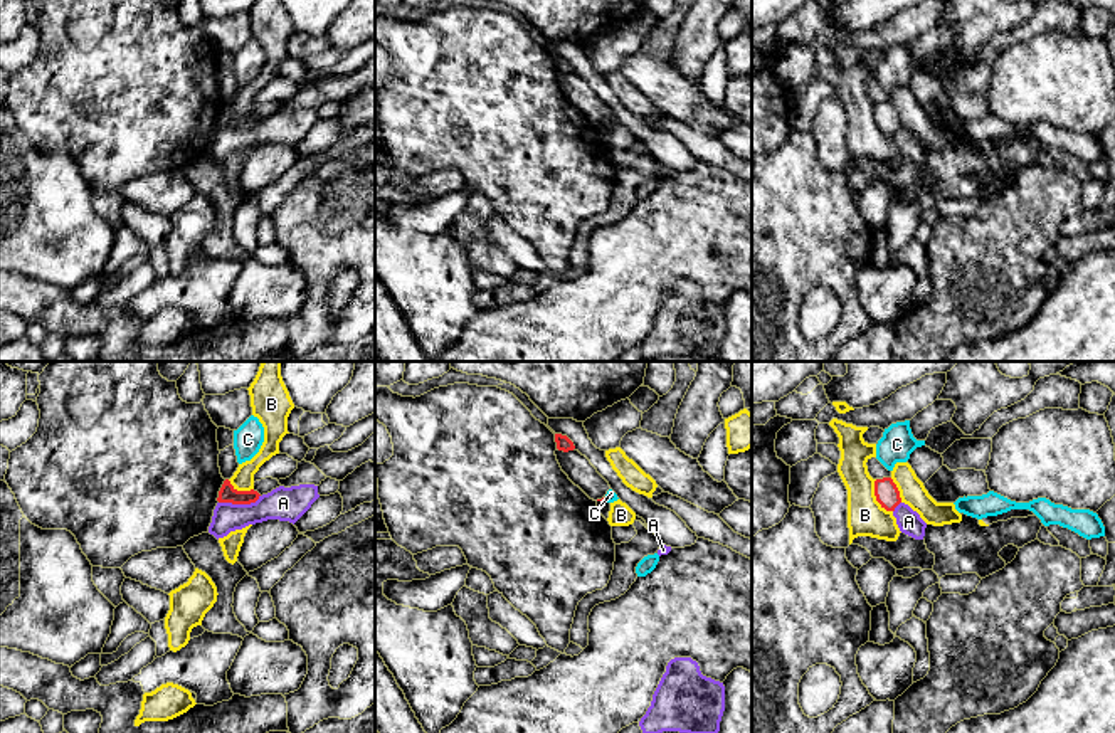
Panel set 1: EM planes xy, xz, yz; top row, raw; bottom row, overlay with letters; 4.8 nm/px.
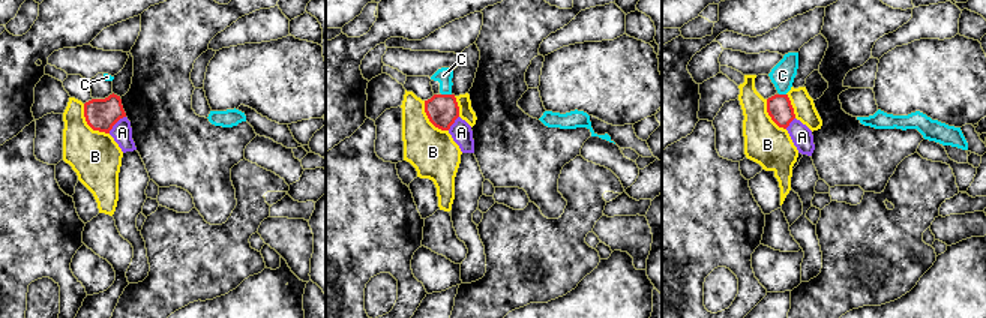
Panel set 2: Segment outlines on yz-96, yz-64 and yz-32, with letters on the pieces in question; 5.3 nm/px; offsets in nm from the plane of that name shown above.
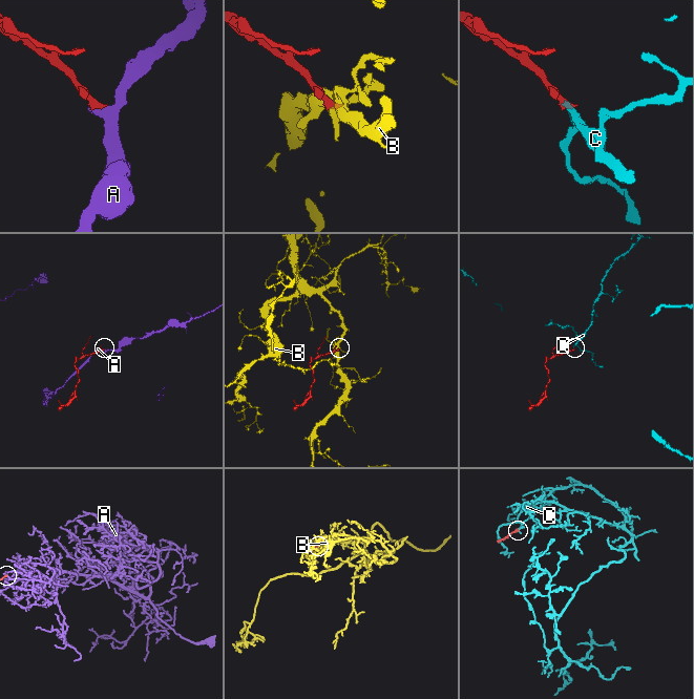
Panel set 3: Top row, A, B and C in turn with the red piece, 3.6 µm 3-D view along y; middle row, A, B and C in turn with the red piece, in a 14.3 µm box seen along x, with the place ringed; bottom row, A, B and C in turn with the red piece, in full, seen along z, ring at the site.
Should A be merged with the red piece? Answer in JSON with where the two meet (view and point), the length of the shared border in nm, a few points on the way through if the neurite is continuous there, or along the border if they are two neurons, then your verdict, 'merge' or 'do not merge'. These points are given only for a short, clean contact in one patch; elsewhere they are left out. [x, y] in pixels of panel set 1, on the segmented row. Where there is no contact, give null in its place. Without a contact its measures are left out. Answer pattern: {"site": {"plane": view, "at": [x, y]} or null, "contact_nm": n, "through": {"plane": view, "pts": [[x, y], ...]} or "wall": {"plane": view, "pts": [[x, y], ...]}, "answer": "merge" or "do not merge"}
{"site": {"plane": "xy", "at": [239, 503]}, "contact_nm": 200, "wall": {"plane": "xy", "pts": [[259, 495], [249, 503], [219, 501]]}, "answer": "do not merge"}

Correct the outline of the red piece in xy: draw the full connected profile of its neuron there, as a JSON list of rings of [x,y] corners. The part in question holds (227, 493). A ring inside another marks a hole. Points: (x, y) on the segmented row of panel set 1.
[[[229,479],[224,481],[220,491],[219,491],[219,503],[232,503],[232,504],[251,504],[259,499],[259,493],[251,491],[237,491]]]

